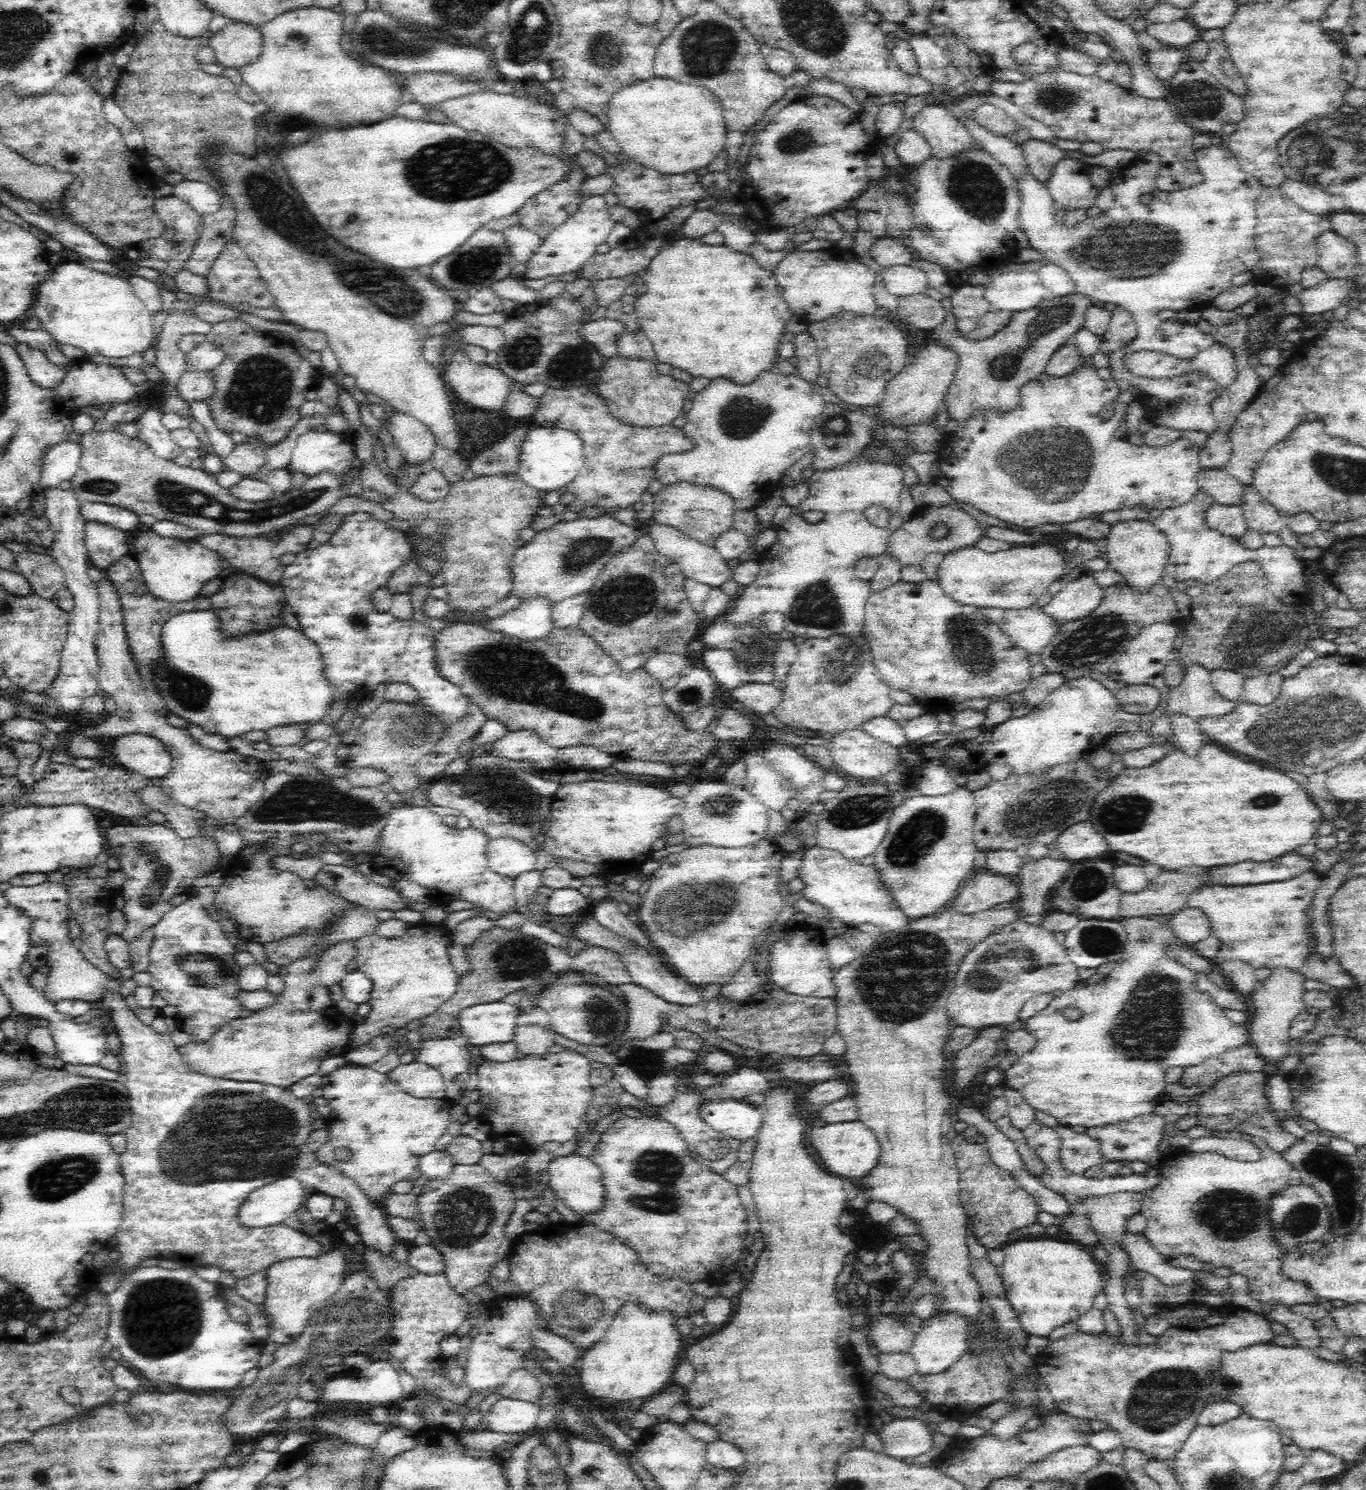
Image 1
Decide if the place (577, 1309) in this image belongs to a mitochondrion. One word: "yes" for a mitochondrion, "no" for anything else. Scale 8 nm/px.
yes

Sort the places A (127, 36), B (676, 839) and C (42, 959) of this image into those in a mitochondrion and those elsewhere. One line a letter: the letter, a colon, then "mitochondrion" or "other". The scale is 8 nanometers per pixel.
A: other
B: other
C: other

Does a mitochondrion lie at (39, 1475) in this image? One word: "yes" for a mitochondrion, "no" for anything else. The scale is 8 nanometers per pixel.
yes

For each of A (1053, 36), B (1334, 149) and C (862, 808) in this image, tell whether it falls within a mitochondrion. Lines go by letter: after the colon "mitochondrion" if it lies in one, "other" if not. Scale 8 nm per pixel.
A: other
B: mitochondrion
C: mitochondrion

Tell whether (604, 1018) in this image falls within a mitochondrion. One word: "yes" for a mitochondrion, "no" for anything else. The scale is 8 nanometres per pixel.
yes

